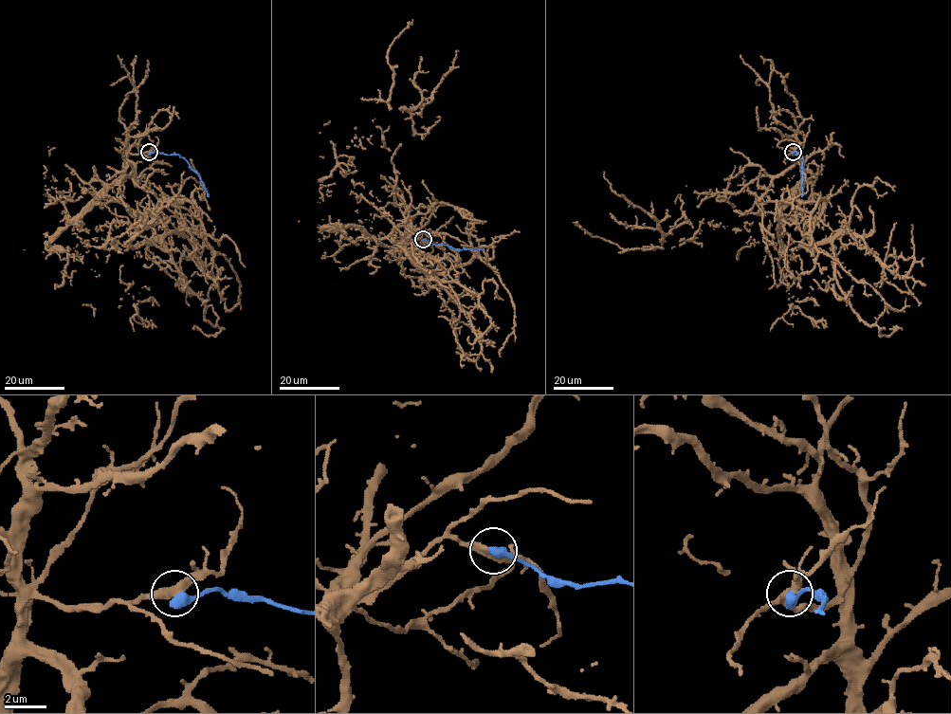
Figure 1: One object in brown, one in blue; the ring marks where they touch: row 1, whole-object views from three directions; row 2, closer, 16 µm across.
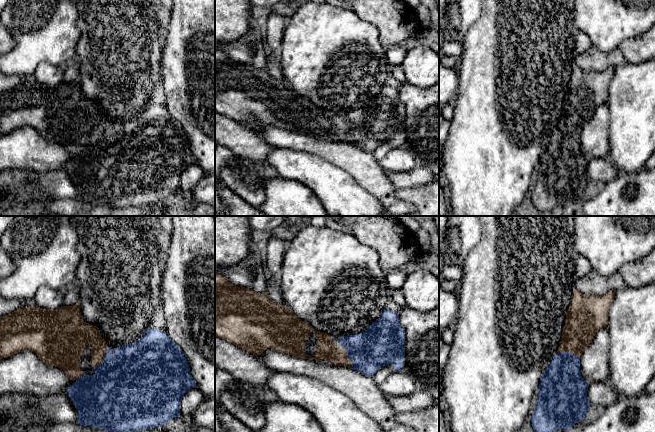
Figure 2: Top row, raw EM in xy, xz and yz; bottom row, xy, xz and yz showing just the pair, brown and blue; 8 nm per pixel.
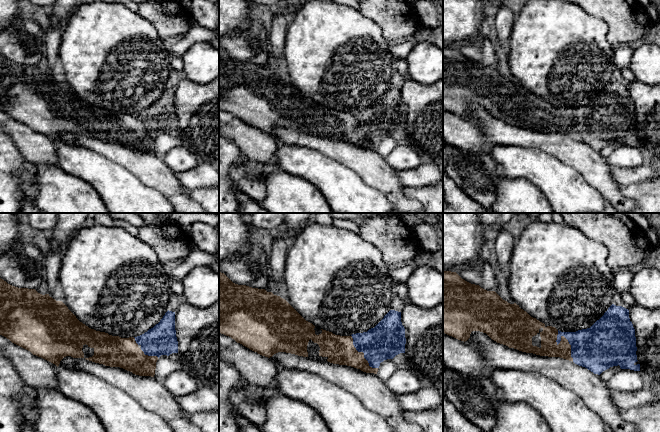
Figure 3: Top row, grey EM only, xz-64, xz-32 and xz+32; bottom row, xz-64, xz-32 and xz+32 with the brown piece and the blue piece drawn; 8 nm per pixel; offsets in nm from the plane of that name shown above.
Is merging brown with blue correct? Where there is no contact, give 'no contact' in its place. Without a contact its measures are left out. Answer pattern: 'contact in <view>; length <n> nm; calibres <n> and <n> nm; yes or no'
contact in xz; length 320 nm; calibres 170 and 320 nm; no

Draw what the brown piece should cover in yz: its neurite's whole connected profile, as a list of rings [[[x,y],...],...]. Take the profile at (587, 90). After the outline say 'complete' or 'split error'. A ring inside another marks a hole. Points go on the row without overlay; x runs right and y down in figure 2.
[[[574,66],[566,88],[565,102],[556,129],[571,128],[581,133],[596,109],[607,103],[614,68],[604,71],[583,71]]]; complete

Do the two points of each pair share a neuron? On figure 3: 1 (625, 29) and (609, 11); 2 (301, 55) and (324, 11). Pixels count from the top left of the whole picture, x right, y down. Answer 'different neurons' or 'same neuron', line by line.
1: same neuron
2: same neuron

